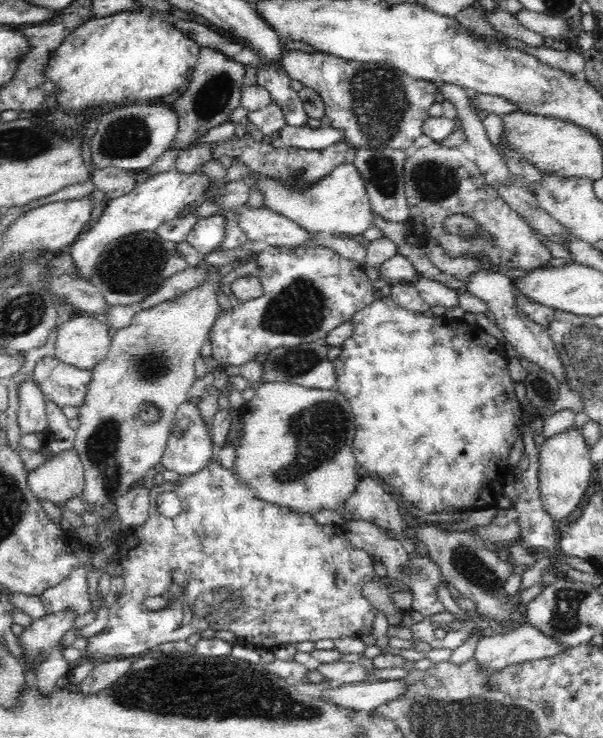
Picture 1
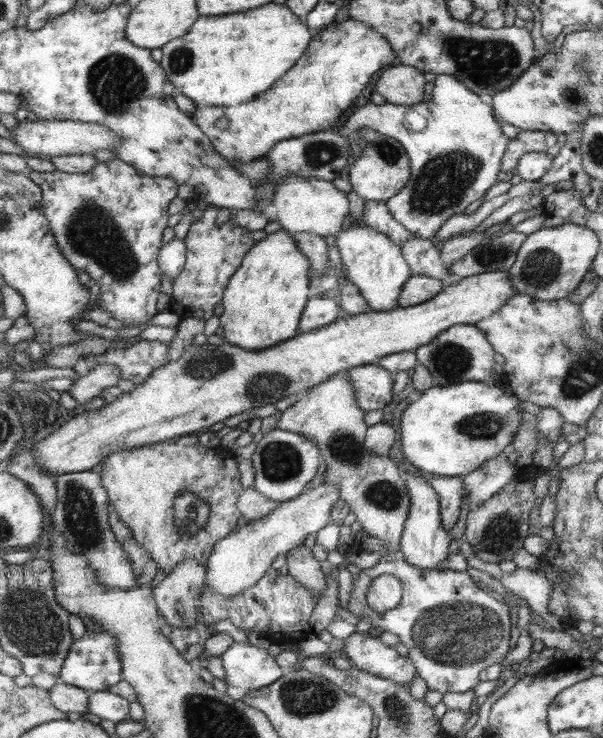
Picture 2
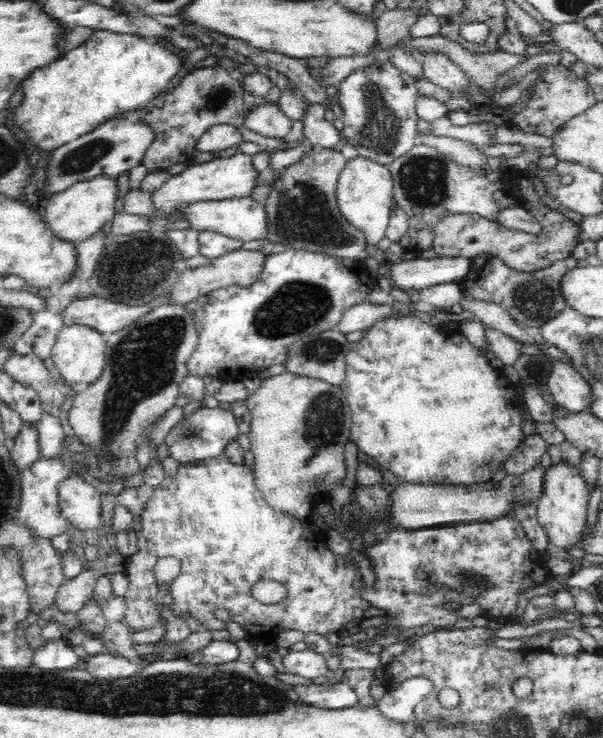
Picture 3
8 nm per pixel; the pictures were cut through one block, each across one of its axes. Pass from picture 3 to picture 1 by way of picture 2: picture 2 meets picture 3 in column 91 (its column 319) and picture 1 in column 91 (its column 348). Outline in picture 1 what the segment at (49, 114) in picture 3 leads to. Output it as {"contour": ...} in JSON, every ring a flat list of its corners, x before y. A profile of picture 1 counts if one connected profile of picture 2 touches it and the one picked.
{"contour":[[142,10,120,12,104,18,90,19,70,33,58,50,54,50,50,62,46,64,43,80,54,85,58,94,58,106,62,108,102,108,99,107,102,104,122,106,128,98,136,103,144,103,158,96,172,96,172,92,176,92,189,78,201,49,192,37,186,37,186,33,182,33,182,29,178,29,164,15]]}

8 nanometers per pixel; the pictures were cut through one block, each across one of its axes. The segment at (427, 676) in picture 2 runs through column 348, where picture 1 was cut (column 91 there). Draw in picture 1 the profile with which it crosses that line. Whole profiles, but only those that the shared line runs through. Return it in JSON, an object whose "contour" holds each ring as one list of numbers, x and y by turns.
{"contour":[[84,564,76,566,62,582,46,589,40,597,46,614,69,608,77,617,92,611,92,600,88,595,88,572]]}

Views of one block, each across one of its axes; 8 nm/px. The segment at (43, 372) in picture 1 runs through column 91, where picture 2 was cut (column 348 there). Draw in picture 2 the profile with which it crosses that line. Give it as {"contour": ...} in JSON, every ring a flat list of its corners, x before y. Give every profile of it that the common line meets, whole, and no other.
{"contour":[[362,365,347,370,355,384,359,406,364,411,382,410,392,403,390,371,378,365]]}

